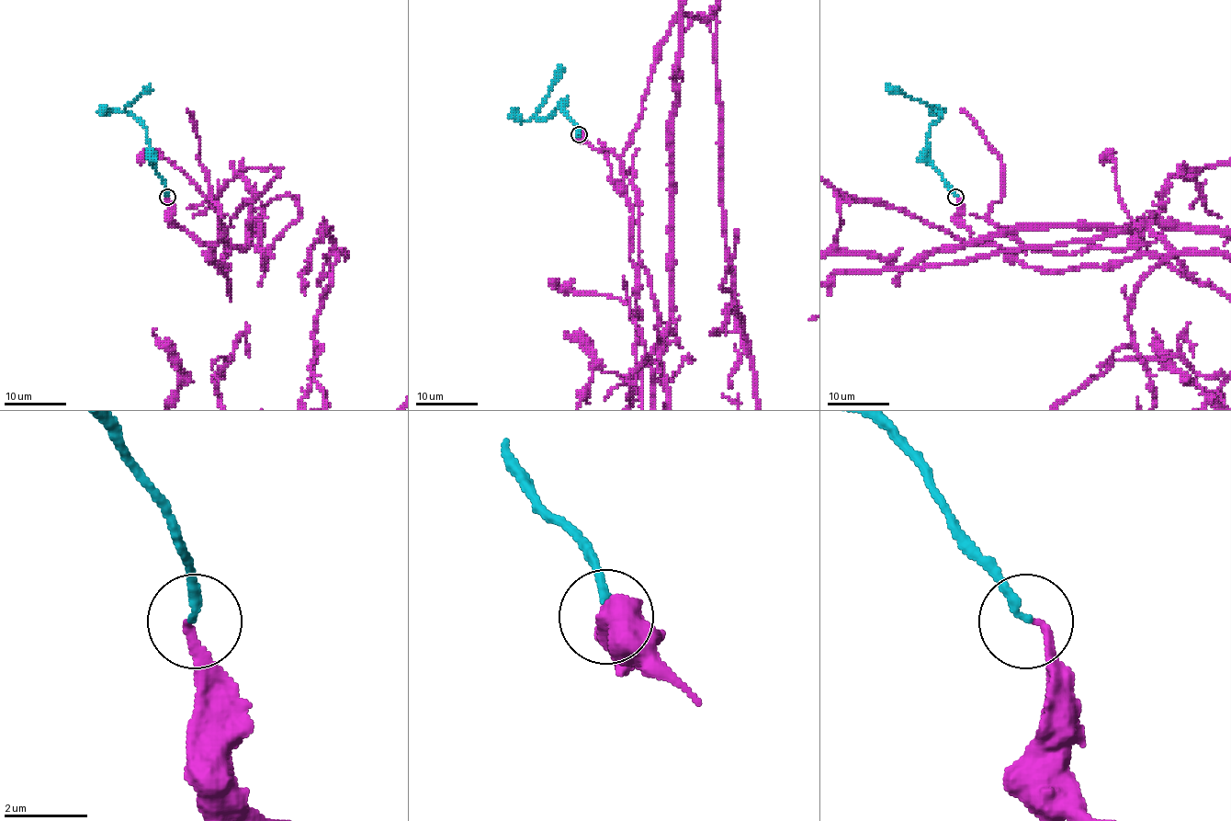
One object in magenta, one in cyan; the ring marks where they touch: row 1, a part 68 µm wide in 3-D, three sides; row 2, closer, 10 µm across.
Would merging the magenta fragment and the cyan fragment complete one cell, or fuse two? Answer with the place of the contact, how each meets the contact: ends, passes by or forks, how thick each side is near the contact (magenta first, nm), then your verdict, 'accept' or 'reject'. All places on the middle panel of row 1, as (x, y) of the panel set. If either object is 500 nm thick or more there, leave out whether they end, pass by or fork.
(579, 134) | magenta ends | cyan ends | 190/200 nm | accept

